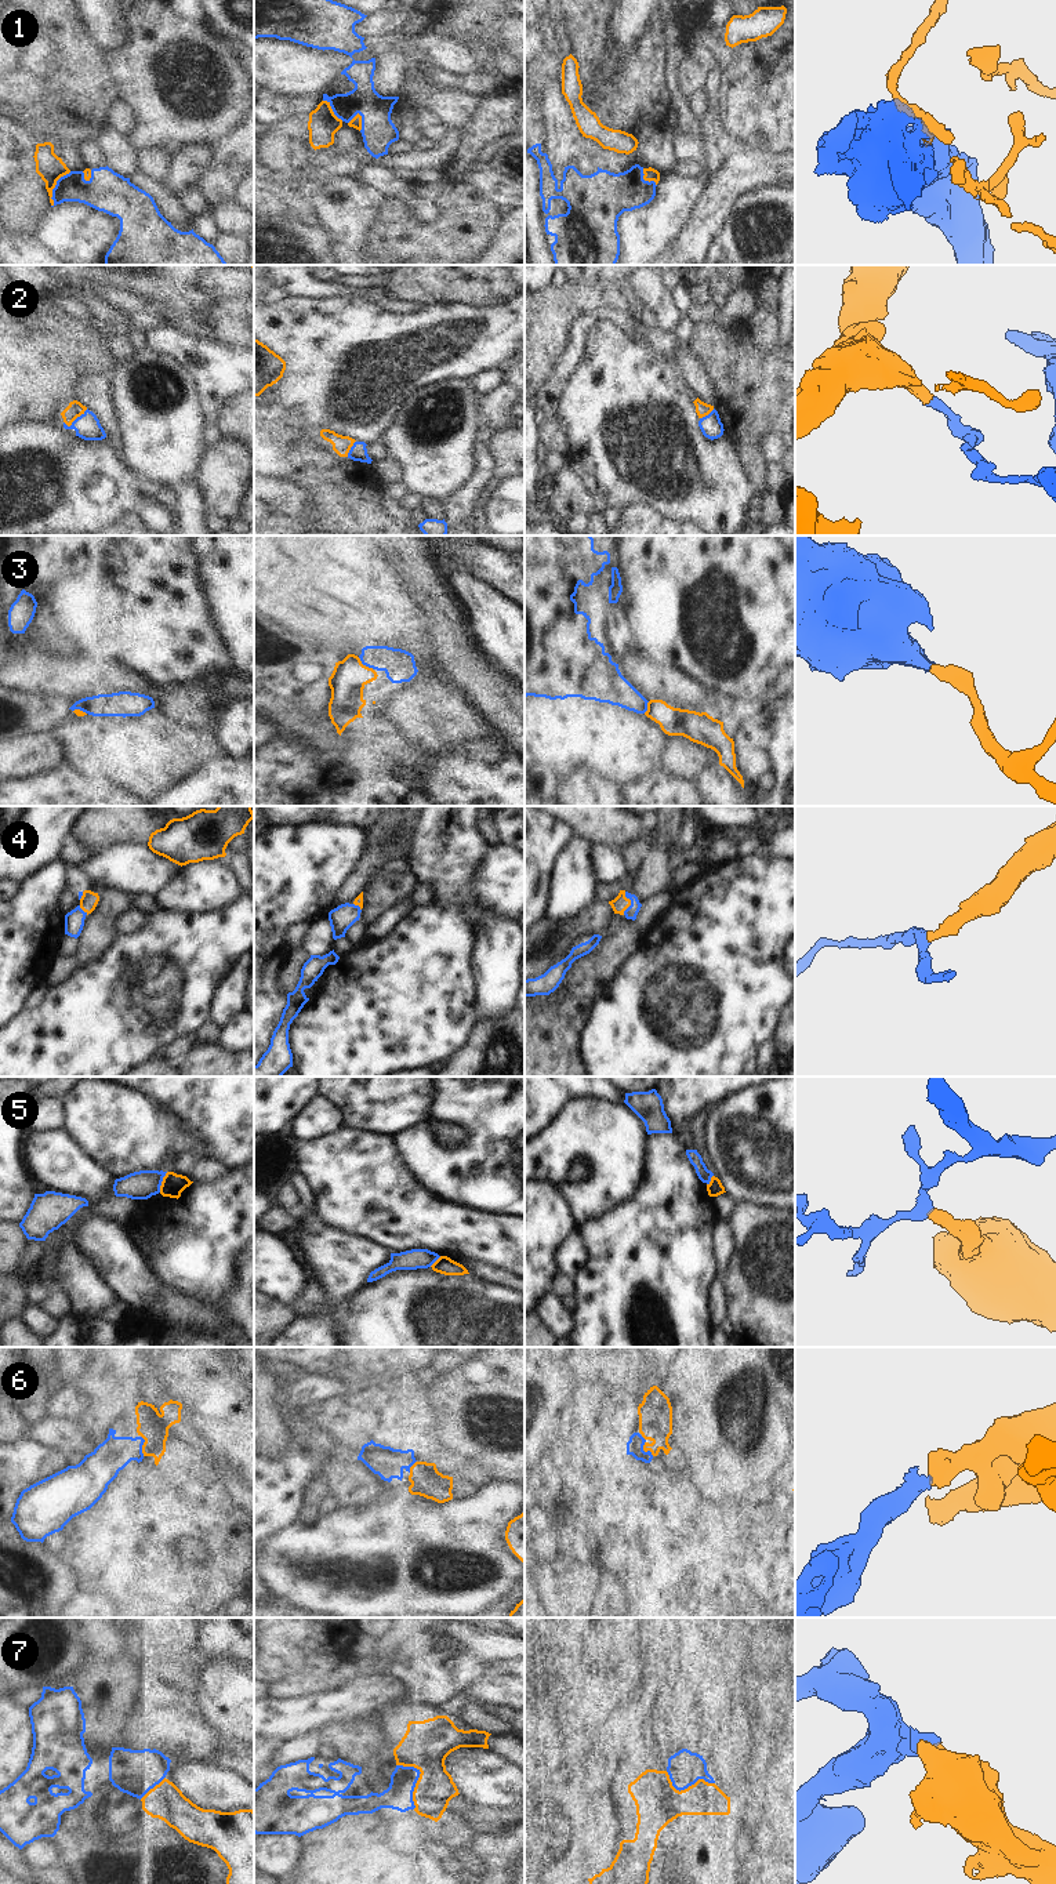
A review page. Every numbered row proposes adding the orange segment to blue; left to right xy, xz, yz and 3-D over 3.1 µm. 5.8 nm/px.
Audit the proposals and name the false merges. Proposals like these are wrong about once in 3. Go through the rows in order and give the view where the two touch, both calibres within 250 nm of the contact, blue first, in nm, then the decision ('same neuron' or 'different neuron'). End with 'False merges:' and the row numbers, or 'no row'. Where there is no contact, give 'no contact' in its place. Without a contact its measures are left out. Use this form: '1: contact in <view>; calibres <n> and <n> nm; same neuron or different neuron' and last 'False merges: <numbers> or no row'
1: contact in xy; calibres 170 and 160 nm; different neuron
2: contact in xy; calibres 150 and 90 nm; same neuron
3: contact in xz; calibres 190 and 200 nm; same neuron
4: contact in yz; calibres 70 and 90 nm; same neuron
5: contact in xy; calibres 170 and 140 nm; different neuron
6: contact in yz; calibres 100 and 190 nm; same neuron
7: contact in xz; calibres 160 and 280 nm; same neuron
False merges: 1, 5

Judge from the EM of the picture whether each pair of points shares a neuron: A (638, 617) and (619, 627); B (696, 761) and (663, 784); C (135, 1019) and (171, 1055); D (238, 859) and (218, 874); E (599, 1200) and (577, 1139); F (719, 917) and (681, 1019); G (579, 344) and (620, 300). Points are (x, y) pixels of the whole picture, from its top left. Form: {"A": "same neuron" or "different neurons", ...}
{"A": "different neurons", "B": "different neurons", "C": "different neurons", "D": "different neurons", "E": "same neuron", "F": "same neuron", "G": "different neurons"}

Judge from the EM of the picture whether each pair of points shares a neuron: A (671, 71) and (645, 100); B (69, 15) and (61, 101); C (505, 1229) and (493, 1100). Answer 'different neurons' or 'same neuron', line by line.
A: different neurons
B: same neuron
C: different neurons

